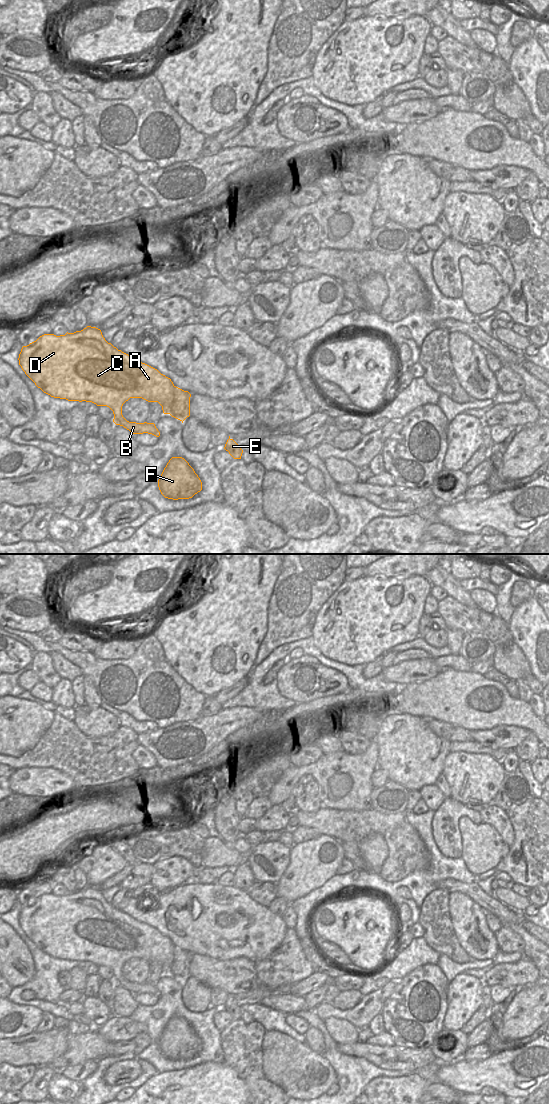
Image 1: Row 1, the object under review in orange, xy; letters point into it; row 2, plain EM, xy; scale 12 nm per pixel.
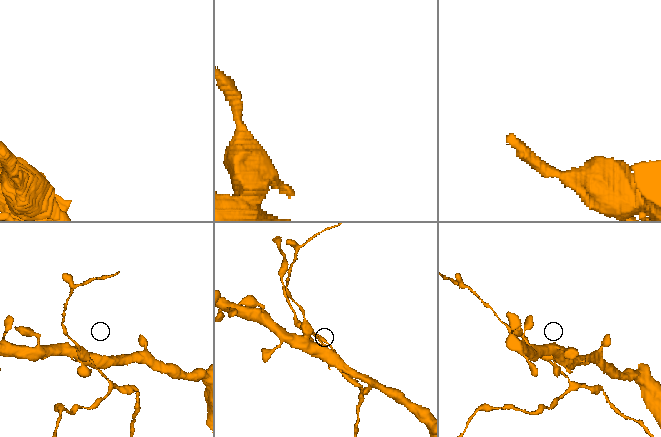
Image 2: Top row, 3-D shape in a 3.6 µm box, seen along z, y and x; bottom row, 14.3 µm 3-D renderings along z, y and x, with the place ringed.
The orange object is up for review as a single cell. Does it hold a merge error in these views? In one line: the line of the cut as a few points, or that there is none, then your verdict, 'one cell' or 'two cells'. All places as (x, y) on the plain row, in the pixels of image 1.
cut xy (175, 946), (169, 973); two cells

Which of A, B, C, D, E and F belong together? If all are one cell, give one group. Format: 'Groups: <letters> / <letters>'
Groups: A B C D F / E.

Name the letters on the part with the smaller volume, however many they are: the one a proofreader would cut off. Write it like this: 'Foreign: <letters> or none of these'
Foreign: E.

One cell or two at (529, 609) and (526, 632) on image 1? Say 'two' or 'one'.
one

